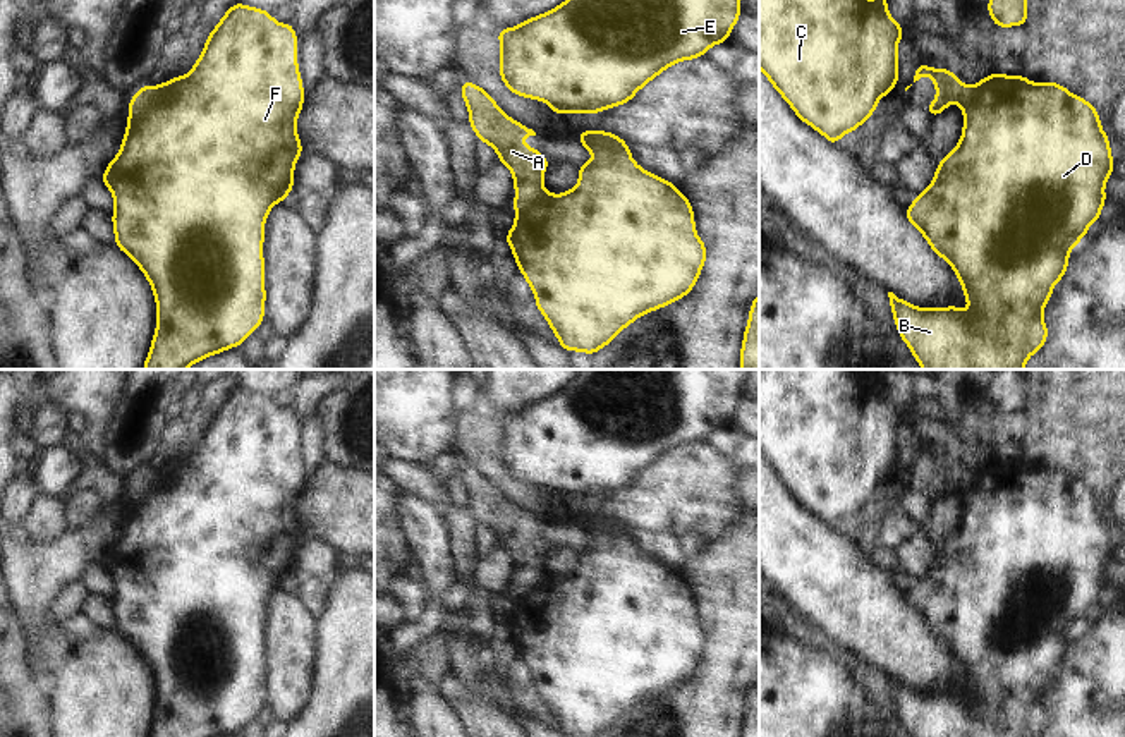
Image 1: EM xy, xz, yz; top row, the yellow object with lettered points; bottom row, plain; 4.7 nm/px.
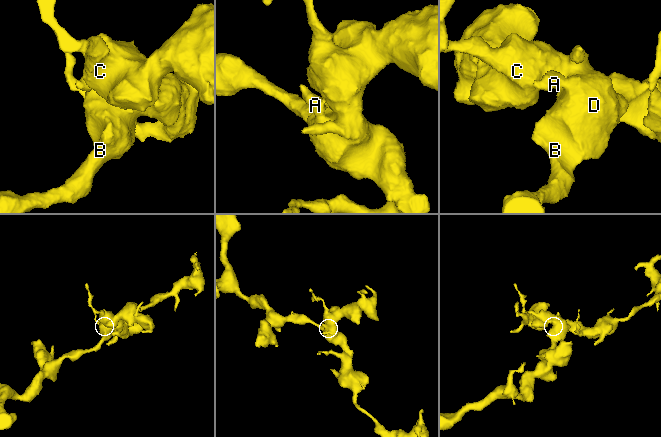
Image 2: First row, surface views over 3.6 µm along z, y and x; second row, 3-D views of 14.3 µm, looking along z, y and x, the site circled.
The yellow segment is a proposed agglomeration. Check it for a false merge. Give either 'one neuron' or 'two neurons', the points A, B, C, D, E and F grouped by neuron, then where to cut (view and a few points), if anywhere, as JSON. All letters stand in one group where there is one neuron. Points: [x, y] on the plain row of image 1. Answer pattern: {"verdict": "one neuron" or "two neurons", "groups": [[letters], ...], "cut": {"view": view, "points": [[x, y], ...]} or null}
{"verdict": "two neurons", "groups": [["A"], ["B", "C", "D", "E", "F"]], "cut": {"view": "xy", "points": [[164, 480], [145, 499], [129, 500]]}}

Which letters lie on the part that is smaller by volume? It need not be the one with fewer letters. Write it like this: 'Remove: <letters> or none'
Remove: A.

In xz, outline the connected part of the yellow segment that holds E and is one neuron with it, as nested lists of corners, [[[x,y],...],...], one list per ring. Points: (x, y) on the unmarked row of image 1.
[[[581,369],[558,392],[496,417],[502,466],[517,481],[548,488],[555,500],[623,490],[666,452],[727,428],[747,371]]]

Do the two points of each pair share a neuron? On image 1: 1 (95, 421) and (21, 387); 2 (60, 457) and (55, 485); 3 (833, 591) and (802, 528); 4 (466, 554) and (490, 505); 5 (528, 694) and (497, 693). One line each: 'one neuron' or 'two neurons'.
1: one neuron
2: one neuron
3: one neuron
4: two neurons
5: two neurons

